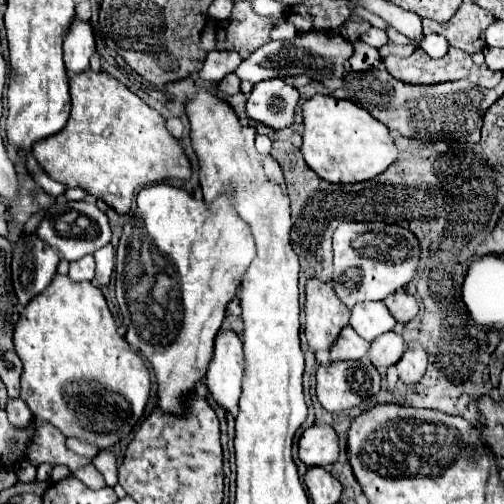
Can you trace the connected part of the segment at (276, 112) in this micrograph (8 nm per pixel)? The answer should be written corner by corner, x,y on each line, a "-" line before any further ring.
268,79
252,87
252,93
246,101
246,113
250,119
278,131
294,123
296,105
296,87
288,85
282,79

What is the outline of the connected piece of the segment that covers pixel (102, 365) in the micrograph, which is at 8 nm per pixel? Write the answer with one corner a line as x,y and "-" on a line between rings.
56,275
52,279
50,287
46,287
46,291
42,291
42,295
34,297
26,305
26,309
22,311
22,315
20,315
18,323
16,323
16,331
14,331
14,349
16,349
16,353
18,353
18,357
22,359
22,365
24,365
24,371
22,371
22,395
20,397
30,407
30,411
32,411
34,417
46,419
48,423
52,423
54,427
58,427
66,437
78,437
78,439
82,439
82,441
98,447
100,451
104,451
104,449
110,449
112,445
120,443
124,437
128,437
128,433
132,431
132,427
142,417
144,407
148,403
148,397
150,397
148,367
144,365
142,357
130,349
130,345
126,343
126,339
118,335
118,329
116,329
114,317
112,317
112,313
110,313
110,309
106,305
106,299
104,299
102,291
98,287
94,287
92,283
74,283
68,277
64,277
64,275

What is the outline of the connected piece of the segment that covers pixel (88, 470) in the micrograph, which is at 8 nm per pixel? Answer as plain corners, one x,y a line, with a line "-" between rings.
90,465
90,467
82,467
82,469
78,469
78,471
74,471
72,473
76,479
80,479
82,483
86,483
88,487
92,487
92,489
102,489
106,483
104,483
104,477
98,473
98,469
94,467
94,465

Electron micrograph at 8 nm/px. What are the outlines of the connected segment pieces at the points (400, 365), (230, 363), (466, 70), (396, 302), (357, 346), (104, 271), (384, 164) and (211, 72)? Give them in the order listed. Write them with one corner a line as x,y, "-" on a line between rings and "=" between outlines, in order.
410,343
406,347
406,355
402,355
402,359
396,363
396,369
398,369
400,379
406,385
416,385
424,377
426,365
428,365
428,359
426,359
426,351
422,349
422,345
=
224,331
216,337
214,357
208,365
206,385
212,399
232,417
238,415
238,399
244,379
244,351
236,333
=
450,47
448,53
442,57
442,59
430,59
422,49
416,49
410,57
396,57
396,55
388,55
384,59
384,65
386,65
386,71
402,81
402,83
408,83
408,85
436,85
436,83
444,83
444,81
458,81
458,79
468,79
480,87
496,87
502,79
502,73
500,71
490,71
486,65
476,65
472,61
470,55
466,55
464,51
456,49
456,47
=
404,289
390,295
384,303
390,309
390,313
396,317
396,321
400,321
400,323
412,321
418,313
418,299
414,295
410,295
408,291
404,291
=
344,327
330,349
330,361
366,361
370,343
356,335
350,327
=
106,245
94,253
96,259
96,281
100,285
110,283
110,275
114,271
114,249
112,245
=
314,95
302,105
302,155
308,167
328,183
360,183
384,173
398,157
390,129
352,101
=
210,51
206,55
204,67
200,71
200,79
210,81
210,83
218,83
218,81
222,81
224,75
234,71
240,63
242,63
242,59
234,51

